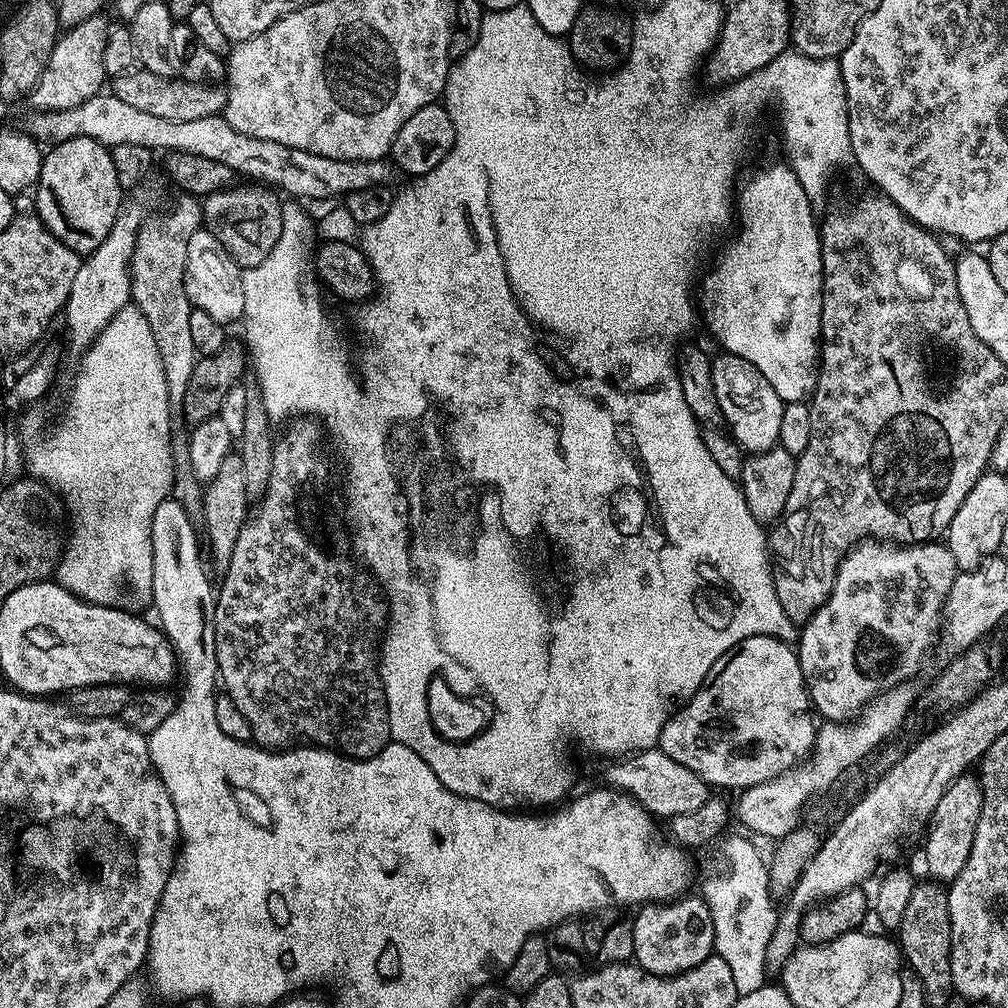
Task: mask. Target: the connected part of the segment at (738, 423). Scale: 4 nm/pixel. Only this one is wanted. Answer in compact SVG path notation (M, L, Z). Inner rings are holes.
M721 355L712 360L712 381L723 421L728 422L727 429L745 453L768 452L779 445L785 403L778 398L774 386L754 365L746 362L746 358Z

